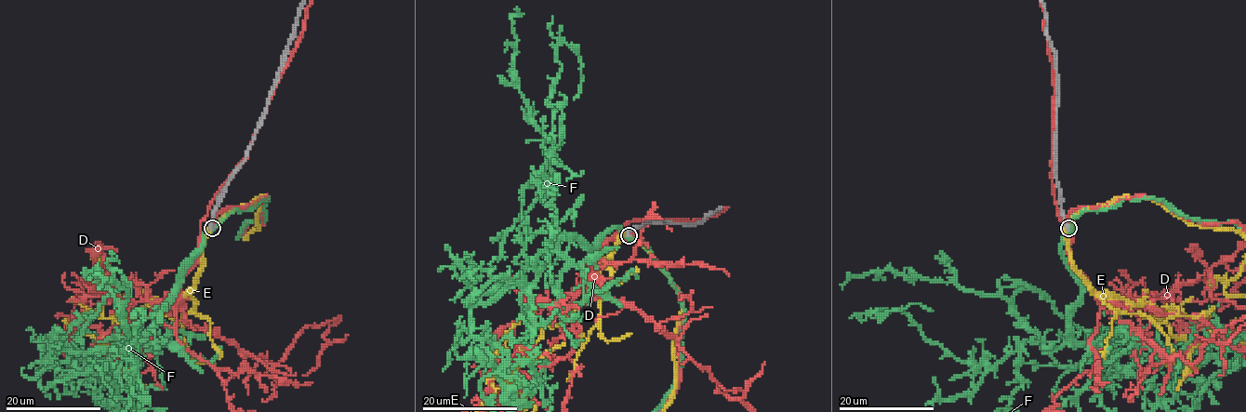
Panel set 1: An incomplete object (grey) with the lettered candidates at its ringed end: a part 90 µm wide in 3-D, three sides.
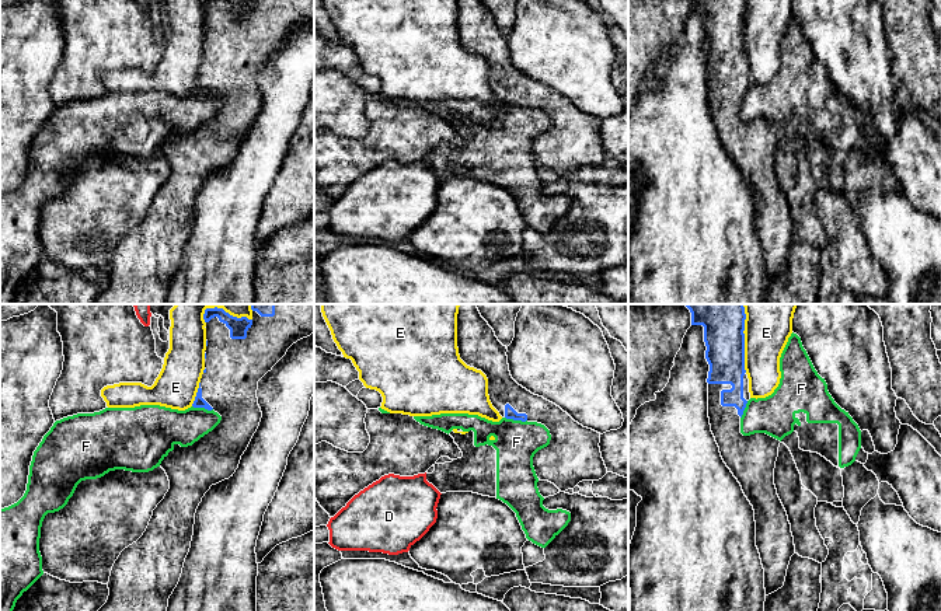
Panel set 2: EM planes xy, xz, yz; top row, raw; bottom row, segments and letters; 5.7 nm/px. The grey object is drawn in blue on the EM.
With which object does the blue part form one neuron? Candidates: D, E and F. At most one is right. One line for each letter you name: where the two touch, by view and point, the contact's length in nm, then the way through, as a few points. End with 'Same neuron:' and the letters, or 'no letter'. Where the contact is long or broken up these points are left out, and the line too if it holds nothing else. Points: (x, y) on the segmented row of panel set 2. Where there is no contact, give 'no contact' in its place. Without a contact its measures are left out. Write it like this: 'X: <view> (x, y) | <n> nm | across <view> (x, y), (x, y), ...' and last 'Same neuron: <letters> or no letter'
Same neuron: no letter

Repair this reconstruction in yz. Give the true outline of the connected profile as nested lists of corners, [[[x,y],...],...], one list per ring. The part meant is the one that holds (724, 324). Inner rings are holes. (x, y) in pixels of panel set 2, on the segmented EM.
[[[684,304],[691,313],[691,325],[704,327],[708,371],[708,418],[721,457],[754,510],[756,547],[764,569],[766,596],[784,586],[791,556],[795,554],[794,537],[787,512],[777,495],[774,468],[780,440],[766,434],[740,433],[740,418],[750,399],[749,378],[745,370],[745,307],[743,304]]]

